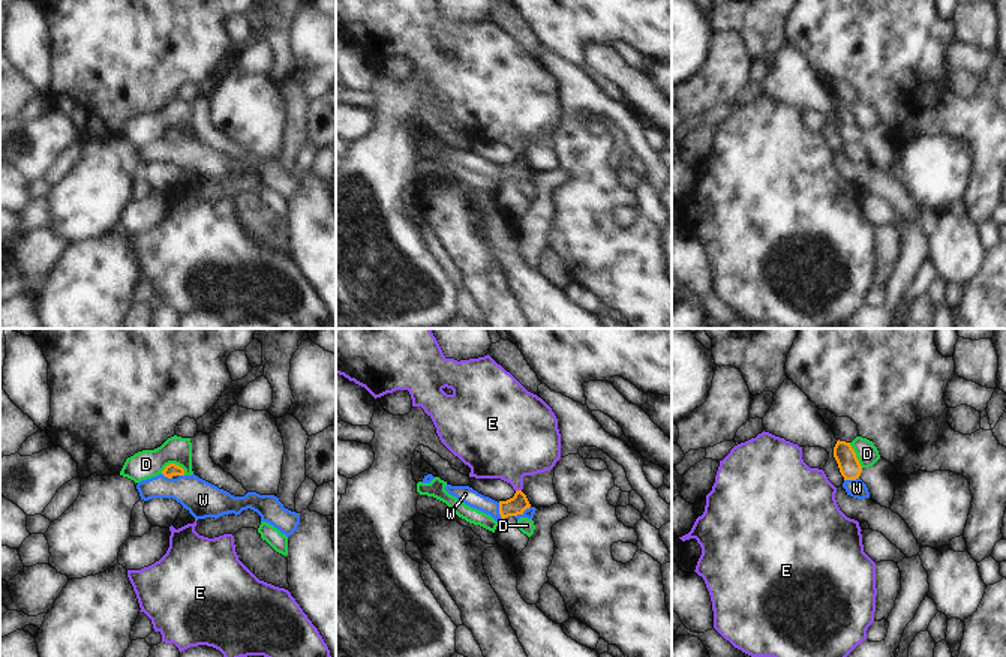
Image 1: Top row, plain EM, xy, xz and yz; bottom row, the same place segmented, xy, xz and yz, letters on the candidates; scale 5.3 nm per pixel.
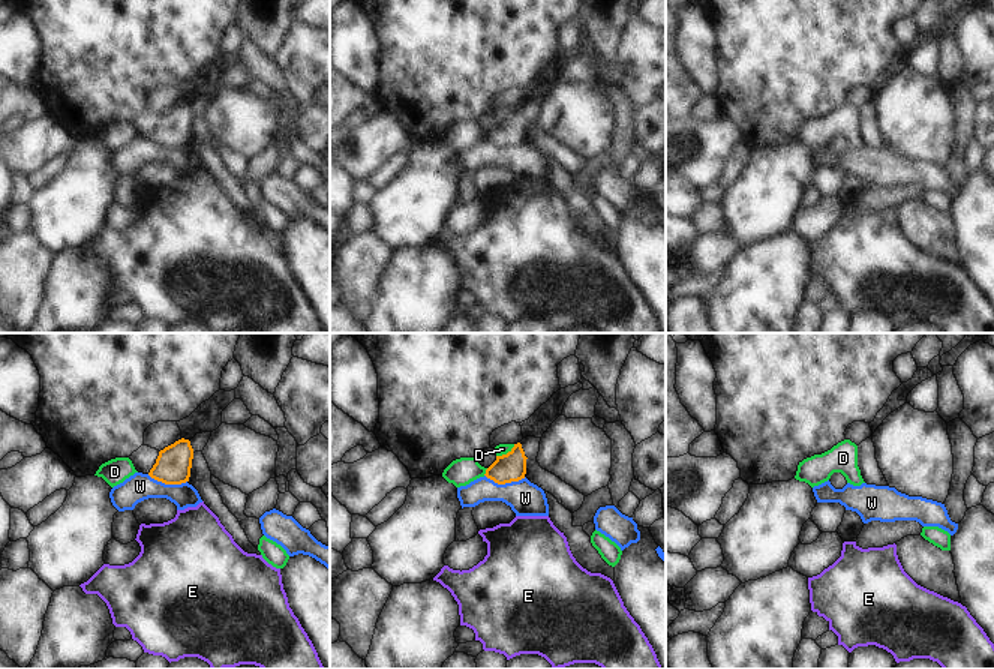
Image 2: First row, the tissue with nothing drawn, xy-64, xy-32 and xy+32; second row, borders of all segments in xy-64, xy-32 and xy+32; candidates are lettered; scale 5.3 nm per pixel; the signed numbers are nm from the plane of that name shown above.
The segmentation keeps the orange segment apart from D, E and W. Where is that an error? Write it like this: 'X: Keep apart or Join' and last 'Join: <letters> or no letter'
D: Keep apart
E: Keep apart
W: Keep apart
Join: no letter.

